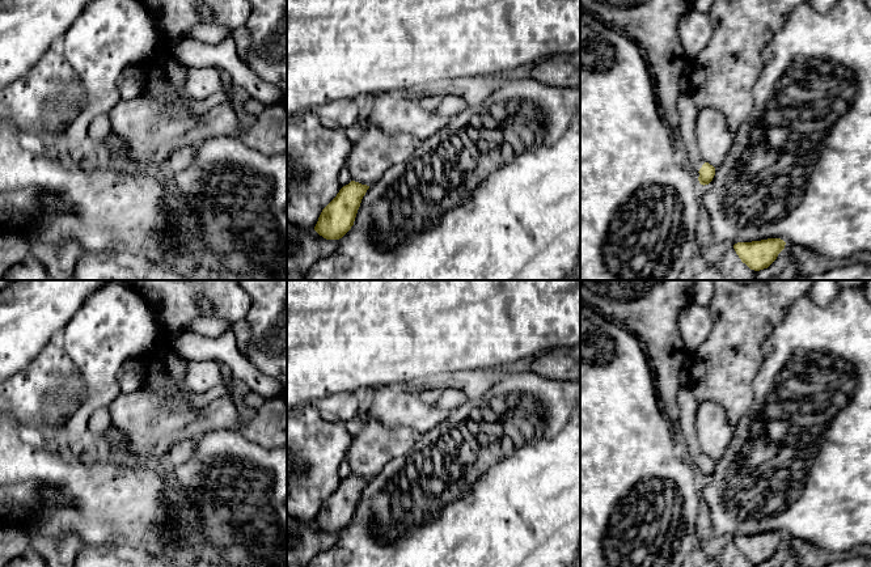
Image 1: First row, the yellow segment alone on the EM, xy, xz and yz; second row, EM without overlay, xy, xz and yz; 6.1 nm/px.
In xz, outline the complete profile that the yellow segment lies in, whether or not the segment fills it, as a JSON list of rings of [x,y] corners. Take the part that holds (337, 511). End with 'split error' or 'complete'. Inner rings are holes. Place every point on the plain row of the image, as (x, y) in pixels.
[[[351,474],[322,503],[314,524],[326,533],[342,532],[354,519],[361,492],[369,479]]] | complete

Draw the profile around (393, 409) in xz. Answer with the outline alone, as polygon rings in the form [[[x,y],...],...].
[[[376,388],[367,394],[369,412],[385,427],[410,428],[418,436],[431,431],[449,411],[428,402],[423,390],[402,393],[390,388]]]

